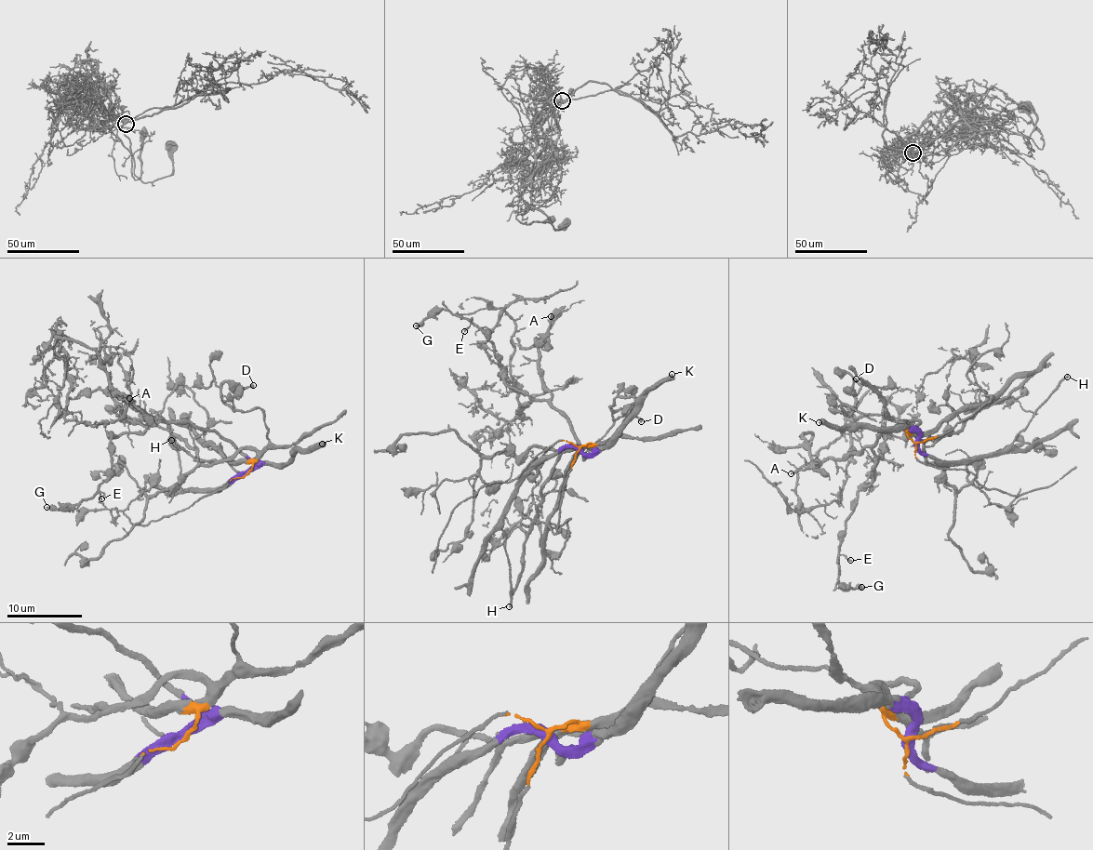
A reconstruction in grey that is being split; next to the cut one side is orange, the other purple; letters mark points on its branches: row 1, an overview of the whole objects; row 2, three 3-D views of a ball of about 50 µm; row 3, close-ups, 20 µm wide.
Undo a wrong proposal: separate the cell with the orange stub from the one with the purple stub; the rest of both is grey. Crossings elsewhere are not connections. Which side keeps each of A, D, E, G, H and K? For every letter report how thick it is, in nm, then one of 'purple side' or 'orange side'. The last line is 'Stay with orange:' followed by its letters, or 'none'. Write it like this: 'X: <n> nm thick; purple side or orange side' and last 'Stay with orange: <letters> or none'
A: 200 nm thick; purple side
D: 260 nm thick; orange side
E: 160 nm thick; purple side
G: 380 nm thick; purple side
H: 240 nm thick; purple side
K: 550 nm thick; purple side
Stay with orange: D

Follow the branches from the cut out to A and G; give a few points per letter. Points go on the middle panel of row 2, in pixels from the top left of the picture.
A: (579, 450), (590, 456), (585, 458), (570, 420), (552, 405), (550, 391), (541, 378), (539, 350), (550, 316)
G: (579, 450), (590, 456), (581, 455), (570, 420), (505, 382), (492, 343), (459, 315), (445, 310), (415, 325)

